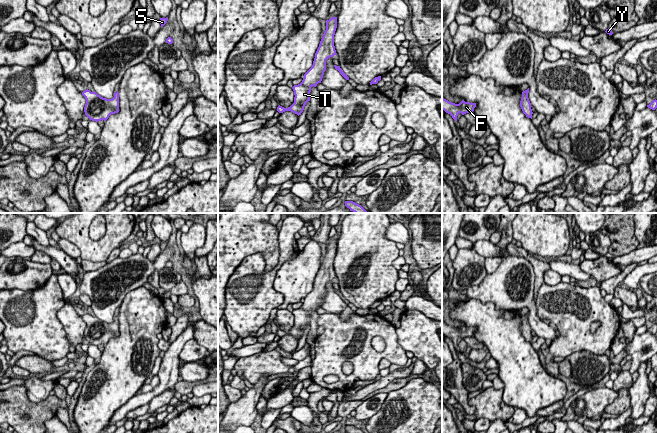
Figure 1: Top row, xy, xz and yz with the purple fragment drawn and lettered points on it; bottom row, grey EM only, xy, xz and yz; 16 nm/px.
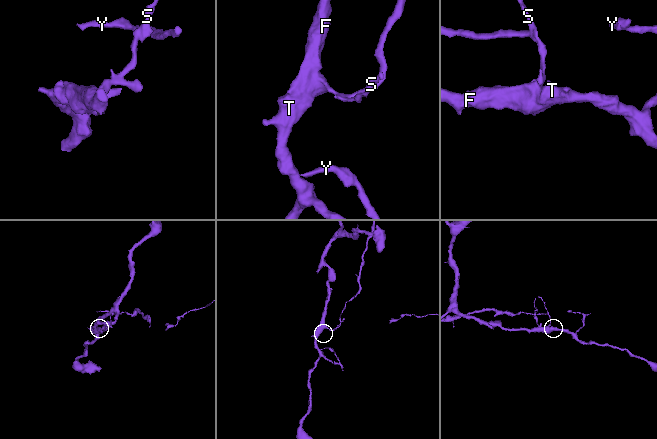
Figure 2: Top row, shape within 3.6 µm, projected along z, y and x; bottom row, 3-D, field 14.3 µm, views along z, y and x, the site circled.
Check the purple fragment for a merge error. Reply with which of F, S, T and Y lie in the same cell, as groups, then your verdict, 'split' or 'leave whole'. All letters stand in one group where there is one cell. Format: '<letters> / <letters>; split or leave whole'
F T Y / S; split

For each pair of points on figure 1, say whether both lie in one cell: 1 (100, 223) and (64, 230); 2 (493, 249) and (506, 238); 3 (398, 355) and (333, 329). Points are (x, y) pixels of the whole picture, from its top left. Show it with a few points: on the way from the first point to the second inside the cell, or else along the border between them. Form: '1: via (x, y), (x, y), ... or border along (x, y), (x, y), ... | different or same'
1: border along (106, 223), (102, 237), (88, 236) | different
2: border along (495, 244), (501, 251), (498, 256) | different
3: via (388, 337), (377, 326), (358, 325), (351, 329) | same

